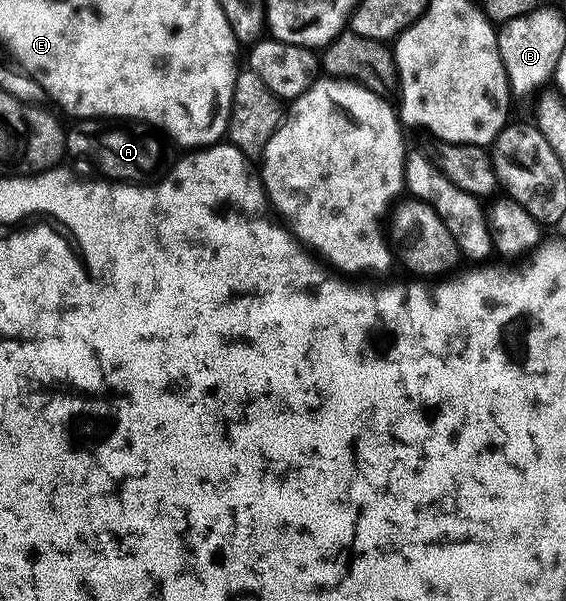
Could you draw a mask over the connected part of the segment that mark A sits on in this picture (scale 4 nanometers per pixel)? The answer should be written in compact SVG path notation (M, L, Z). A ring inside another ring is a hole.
M85 118L75 123L73 130L66 134L66 150L69 155L77 154L88 162L93 162L101 170L103 177L108 180L123 180L128 184L151 184L168 173L173 161L174 146L161 131L151 127L147 122L128 120L121 124L116 120L97 120Z

